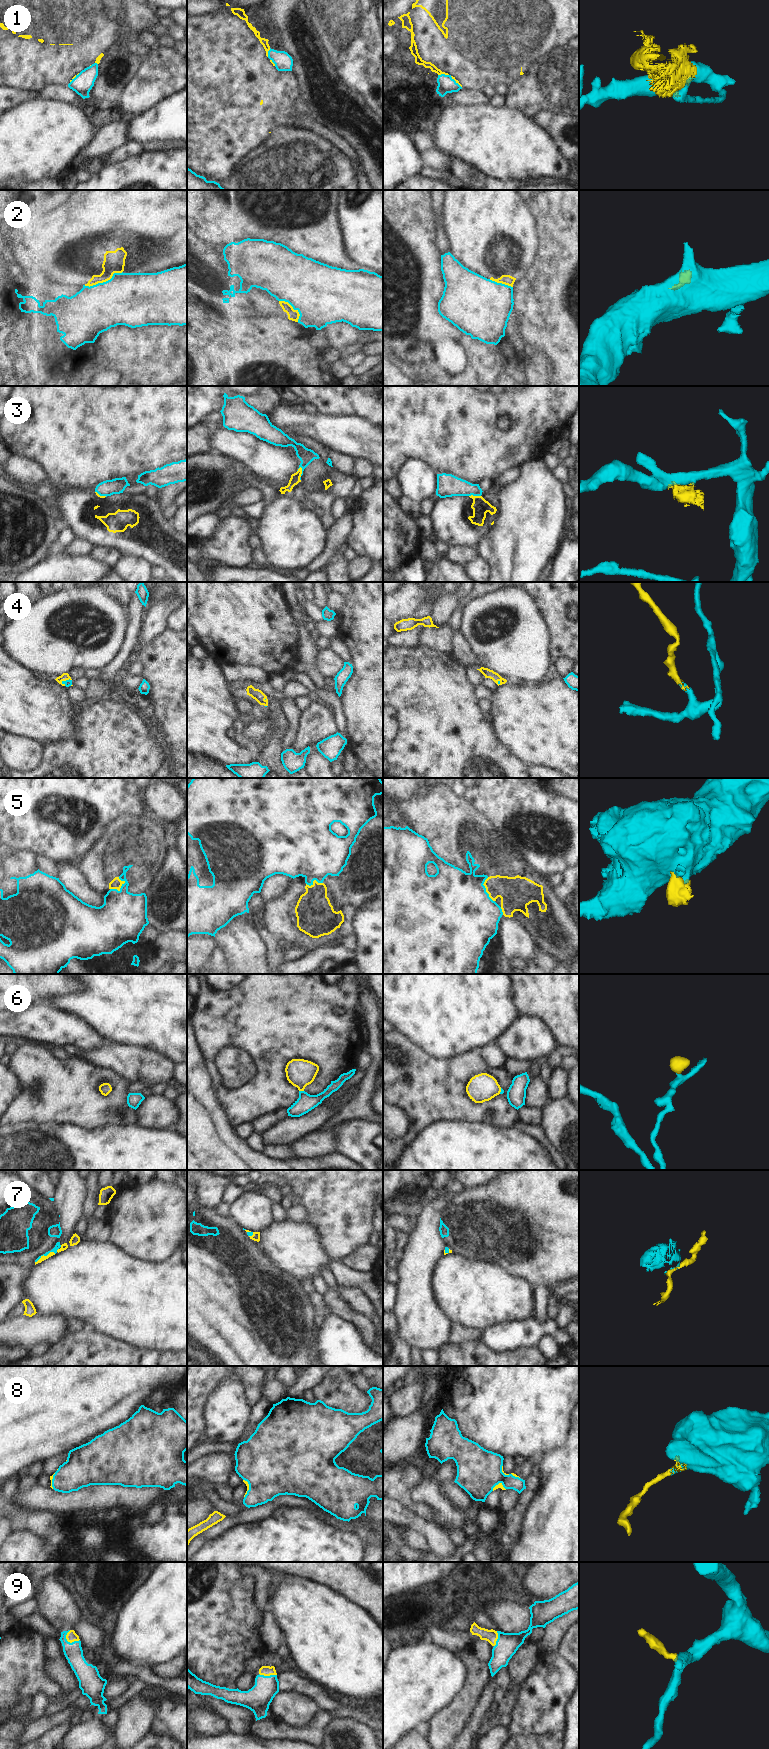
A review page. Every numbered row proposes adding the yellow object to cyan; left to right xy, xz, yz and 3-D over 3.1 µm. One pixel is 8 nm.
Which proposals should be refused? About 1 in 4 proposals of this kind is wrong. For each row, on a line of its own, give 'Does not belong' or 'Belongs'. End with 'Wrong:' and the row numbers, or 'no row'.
1: Does not belong
2: Does not belong
3: Does not belong
4: Belongs
5: Does not belong
6: Belongs
7: Does not belong
8: Belongs
9: Belongs
Wrong: 1, 2, 3, 5, 7.

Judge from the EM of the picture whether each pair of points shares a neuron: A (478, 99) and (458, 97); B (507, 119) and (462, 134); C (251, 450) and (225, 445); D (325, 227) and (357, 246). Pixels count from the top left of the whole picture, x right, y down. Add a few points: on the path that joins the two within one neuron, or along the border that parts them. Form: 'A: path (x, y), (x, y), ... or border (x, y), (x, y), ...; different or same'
A: path (473, 98), (463, 97); same
B: path (496, 130), (493, 133), (473, 133); same
C: path (245, 448), (231, 445); same
D: border (338, 215), (347, 253), (353, 259); different

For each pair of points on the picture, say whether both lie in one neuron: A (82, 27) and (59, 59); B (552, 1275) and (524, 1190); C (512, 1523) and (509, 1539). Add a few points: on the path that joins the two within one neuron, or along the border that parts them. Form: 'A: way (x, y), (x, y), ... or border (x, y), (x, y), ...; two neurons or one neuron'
A: way (74, 35), (59, 51); one neuron
B: way (552, 1254), (552, 1218), (545, 1211); one neuron
C: way (512, 1527), (511, 1535); one neuron

